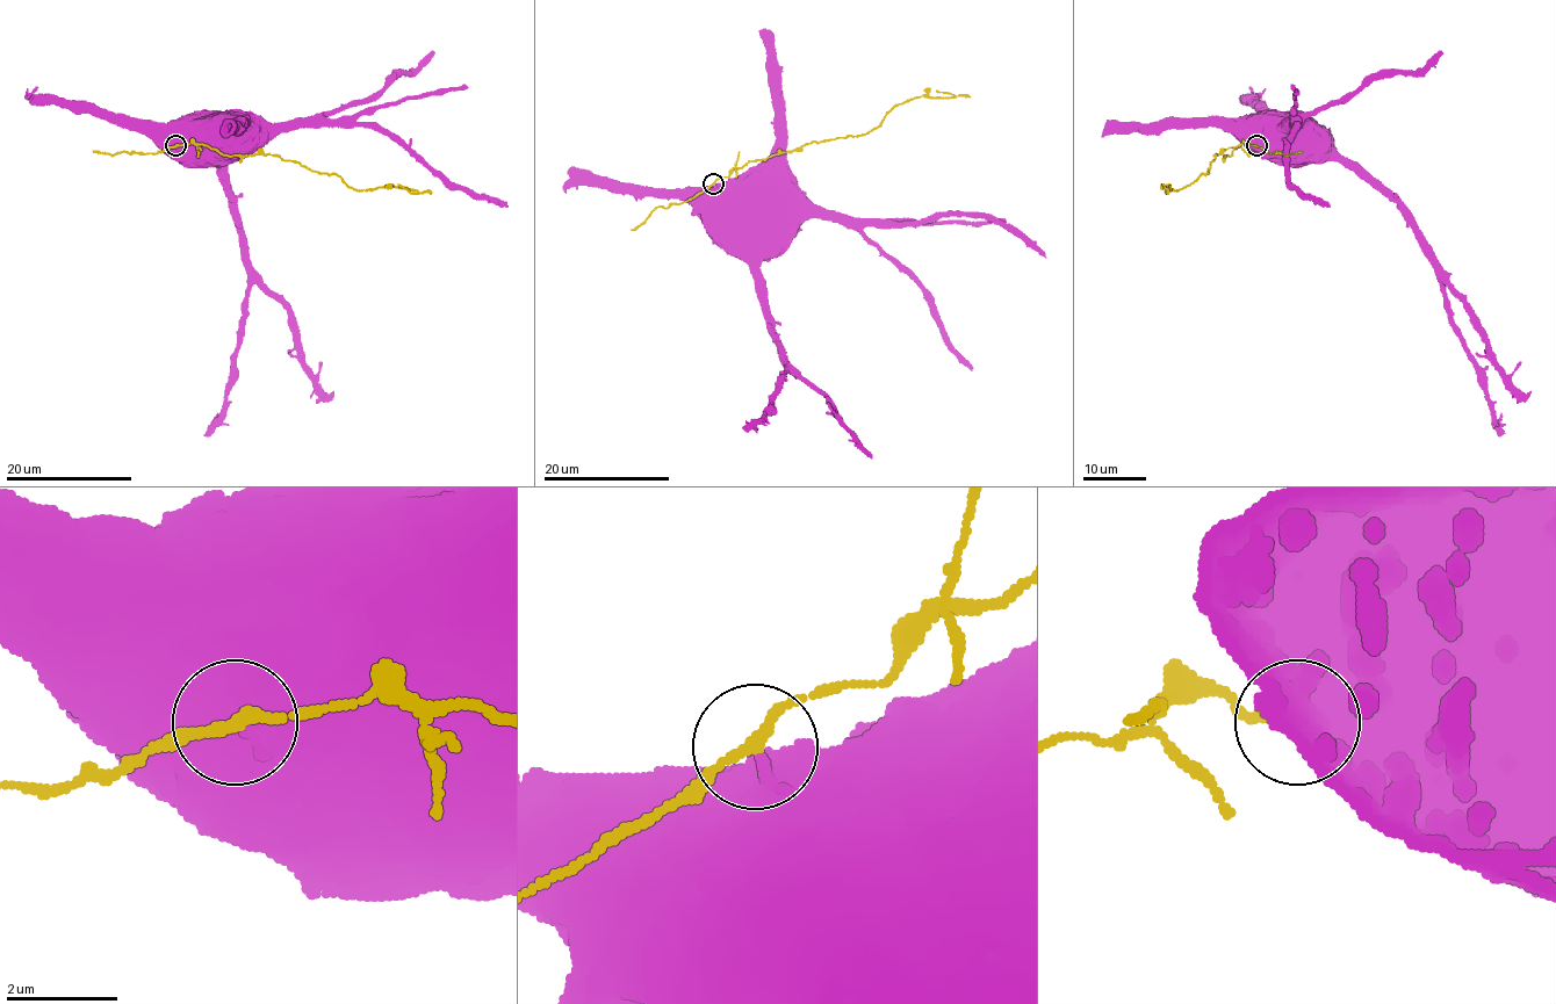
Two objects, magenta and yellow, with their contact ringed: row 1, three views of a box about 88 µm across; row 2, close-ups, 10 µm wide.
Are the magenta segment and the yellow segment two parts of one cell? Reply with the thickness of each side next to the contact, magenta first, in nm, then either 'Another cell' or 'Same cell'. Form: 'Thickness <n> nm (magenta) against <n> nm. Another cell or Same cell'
Thickness 280 nm (magenta) against 190 nm. Another cell

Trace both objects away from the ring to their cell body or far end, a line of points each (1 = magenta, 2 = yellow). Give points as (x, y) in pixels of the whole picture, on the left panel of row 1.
1: (175, 146), (197, 150), (210, 135)
2: (175, 146), (196, 143), (231, 156), (269, 154), (338, 174), (358, 190), (406, 187), (413, 192), (397, 183)

